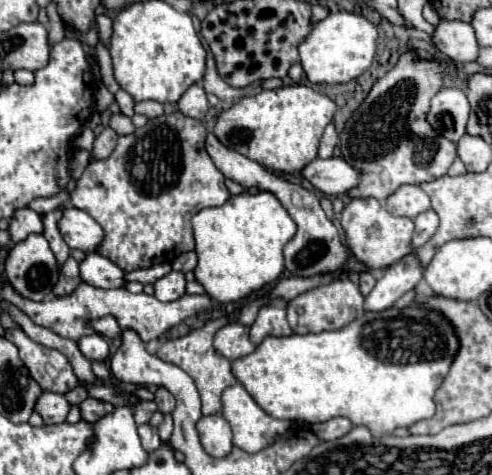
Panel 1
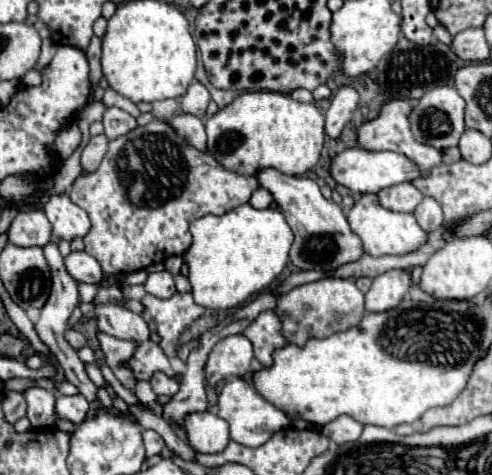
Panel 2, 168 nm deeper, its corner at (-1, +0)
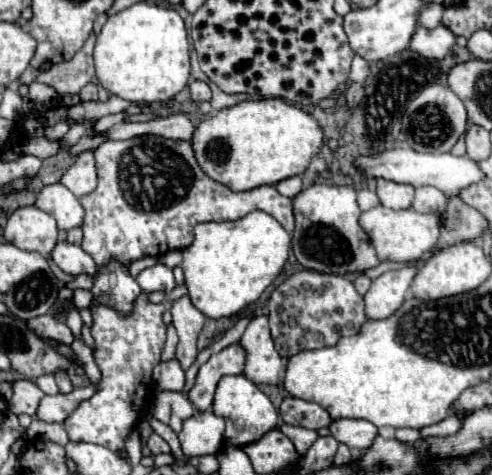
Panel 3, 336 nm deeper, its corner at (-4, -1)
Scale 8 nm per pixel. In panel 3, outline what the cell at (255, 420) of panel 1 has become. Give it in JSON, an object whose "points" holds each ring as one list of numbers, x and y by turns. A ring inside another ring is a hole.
{"points":[[242,374,220,380,220,386,216,388,216,394,214,394,214,414,226,420,224,436,232,446,244,446,244,444,256,442,270,430,274,430,278,424,278,412,272,406,270,398,264,392,260,392,258,386]]}

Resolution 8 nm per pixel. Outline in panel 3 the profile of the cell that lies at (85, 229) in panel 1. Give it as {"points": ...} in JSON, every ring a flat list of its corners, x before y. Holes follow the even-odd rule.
{"points":[[52,184,46,186,38,198,36,206,48,214,52,214,58,222,60,230,72,230,82,226,84,222,84,208,80,206,78,198,62,184]]}

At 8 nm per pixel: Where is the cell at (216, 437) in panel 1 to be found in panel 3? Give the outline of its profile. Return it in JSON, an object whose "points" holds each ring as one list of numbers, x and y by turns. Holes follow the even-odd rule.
{"points":[[194,412,178,438,186,458,216,454,224,442,224,418,214,412]]}

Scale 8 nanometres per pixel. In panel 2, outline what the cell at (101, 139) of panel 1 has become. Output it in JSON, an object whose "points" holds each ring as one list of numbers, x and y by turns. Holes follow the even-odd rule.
{"points":[[97,135,97,137,91,137,89,145,83,149,81,153,81,167,85,173,91,173,93,169,97,169,97,165,101,163,101,159,105,157,107,153,107,137,105,135]]}

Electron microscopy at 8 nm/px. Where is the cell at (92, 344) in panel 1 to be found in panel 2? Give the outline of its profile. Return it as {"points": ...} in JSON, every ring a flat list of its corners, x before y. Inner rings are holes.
{"points":[[67,329,67,331,65,331,65,339,67,339,67,343,69,343,73,349,81,349,81,347,87,345,87,339,85,339,79,331,75,331,75,329]]}

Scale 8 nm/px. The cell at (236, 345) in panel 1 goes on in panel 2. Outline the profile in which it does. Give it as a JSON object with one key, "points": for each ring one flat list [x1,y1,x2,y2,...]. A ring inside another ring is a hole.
{"points":[[245,335,221,339,209,353,205,375,209,387,219,387,229,377,243,377,251,369,253,345]]}

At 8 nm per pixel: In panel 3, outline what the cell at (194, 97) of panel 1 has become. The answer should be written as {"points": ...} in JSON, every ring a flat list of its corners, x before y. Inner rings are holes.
{"points":[[192,80,190,82,190,96,192,96,192,102,194,104,200,104,200,102,206,102,210,100,210,86,206,82,200,82,200,80]]}

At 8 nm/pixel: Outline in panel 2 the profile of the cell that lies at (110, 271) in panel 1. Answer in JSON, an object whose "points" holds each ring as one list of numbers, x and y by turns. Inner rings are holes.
{"points":[[71,251,65,257,67,273,81,283,97,283,101,279,101,265,95,257,87,255,85,251]]}

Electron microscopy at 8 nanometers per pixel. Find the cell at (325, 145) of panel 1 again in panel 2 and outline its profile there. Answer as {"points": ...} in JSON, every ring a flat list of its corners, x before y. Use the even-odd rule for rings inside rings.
{"points":[[339,87,331,105,325,113,325,131,329,137,339,137,345,123,351,121,351,115,359,103,359,93,353,87]]}

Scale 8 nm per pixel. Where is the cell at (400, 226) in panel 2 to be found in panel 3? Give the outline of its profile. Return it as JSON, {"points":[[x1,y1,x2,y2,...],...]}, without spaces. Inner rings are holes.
{"points":[[374,206,360,216,360,226,368,234,372,246,378,252,380,260,390,260,390,262,408,262,408,260,418,260,424,252,428,252,440,234,440,220,432,214,420,214,412,208,408,210,388,210,384,206]]}

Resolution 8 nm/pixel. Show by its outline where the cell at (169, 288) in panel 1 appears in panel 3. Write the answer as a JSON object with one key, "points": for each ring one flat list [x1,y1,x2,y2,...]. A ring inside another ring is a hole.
{"points":[[156,264,152,268,146,268,138,274,136,282,140,284,140,288,150,294,150,292,172,292,174,286,176,286,176,280,174,280,174,274,170,268,166,268,164,264]]}

